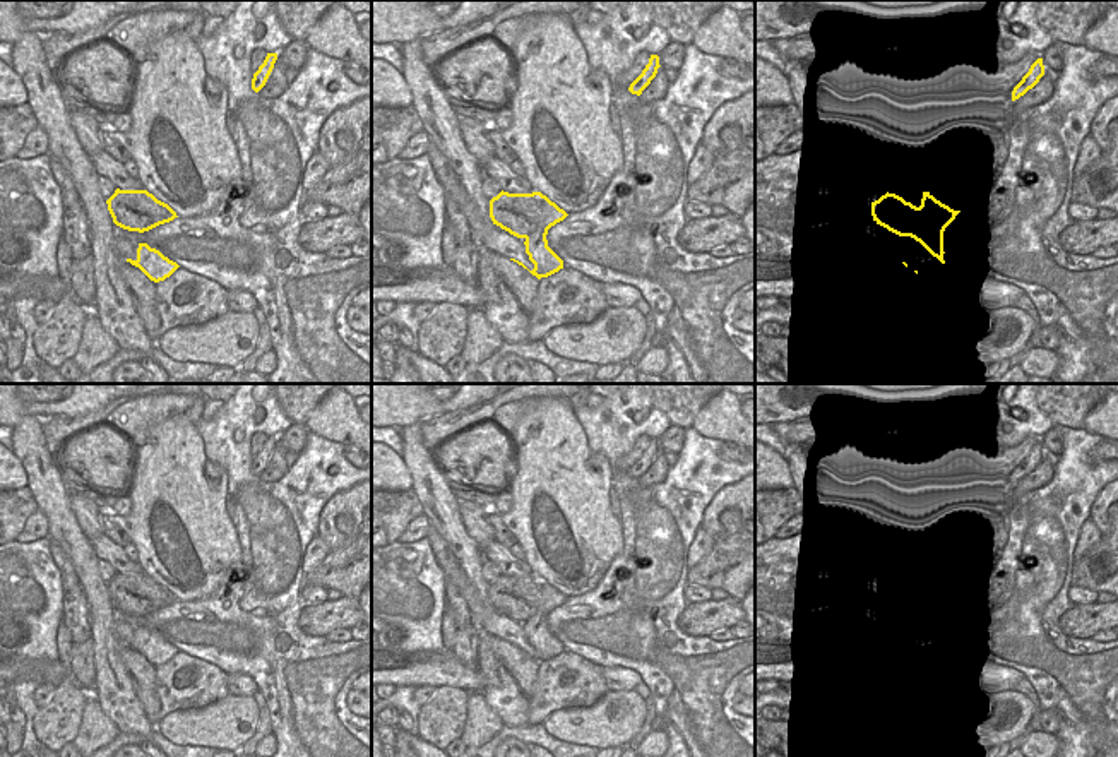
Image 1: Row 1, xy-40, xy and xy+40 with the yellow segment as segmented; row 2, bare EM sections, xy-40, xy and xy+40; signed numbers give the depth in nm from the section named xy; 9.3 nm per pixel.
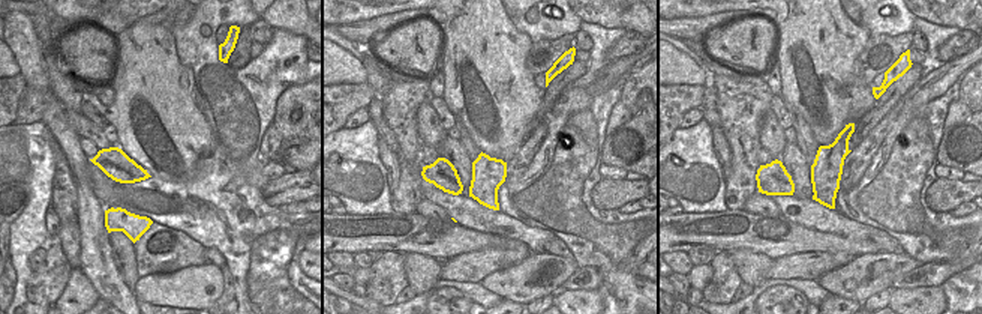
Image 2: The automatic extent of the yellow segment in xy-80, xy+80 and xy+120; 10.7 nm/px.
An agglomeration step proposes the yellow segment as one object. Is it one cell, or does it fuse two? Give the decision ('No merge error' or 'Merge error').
Merge error.

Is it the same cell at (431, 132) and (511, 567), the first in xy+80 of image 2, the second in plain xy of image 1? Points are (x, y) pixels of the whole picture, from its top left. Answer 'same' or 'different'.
different

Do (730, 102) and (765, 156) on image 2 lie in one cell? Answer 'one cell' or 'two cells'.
two cells

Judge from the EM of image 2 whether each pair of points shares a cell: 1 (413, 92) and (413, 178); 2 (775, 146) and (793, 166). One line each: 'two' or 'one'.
1: one
2: two

